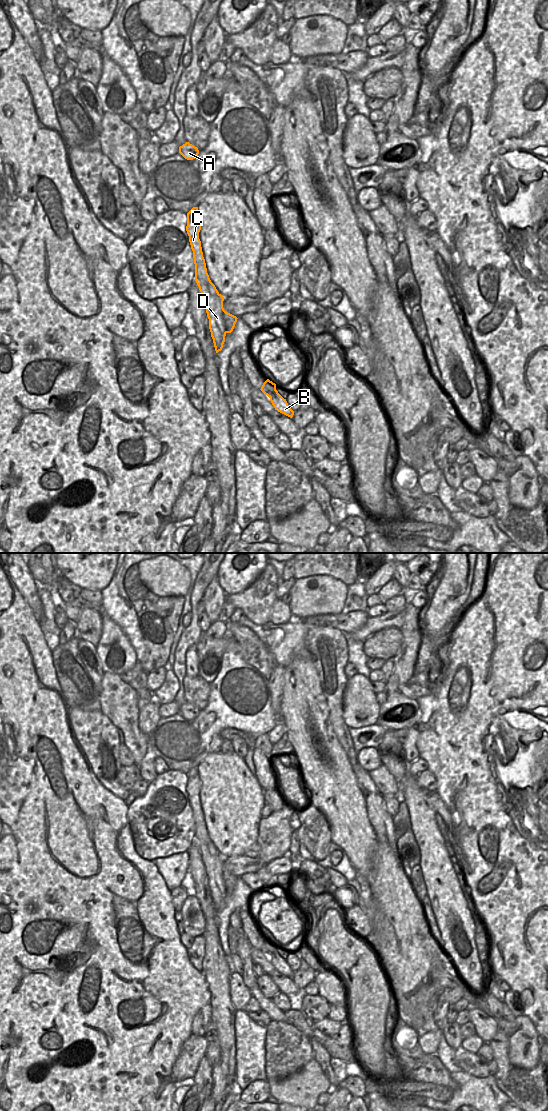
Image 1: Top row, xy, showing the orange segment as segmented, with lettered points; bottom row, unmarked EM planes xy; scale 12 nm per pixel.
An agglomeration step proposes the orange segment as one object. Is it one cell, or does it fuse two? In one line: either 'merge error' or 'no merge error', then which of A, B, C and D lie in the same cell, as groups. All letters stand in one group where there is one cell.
merge error; A C D / B

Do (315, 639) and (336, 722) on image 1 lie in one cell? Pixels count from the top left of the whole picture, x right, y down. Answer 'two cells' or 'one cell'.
one cell

